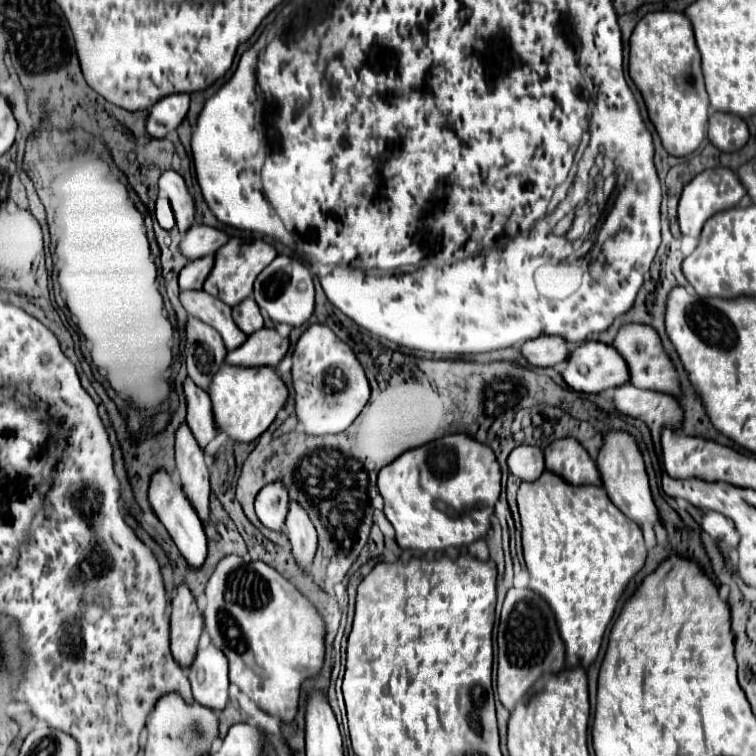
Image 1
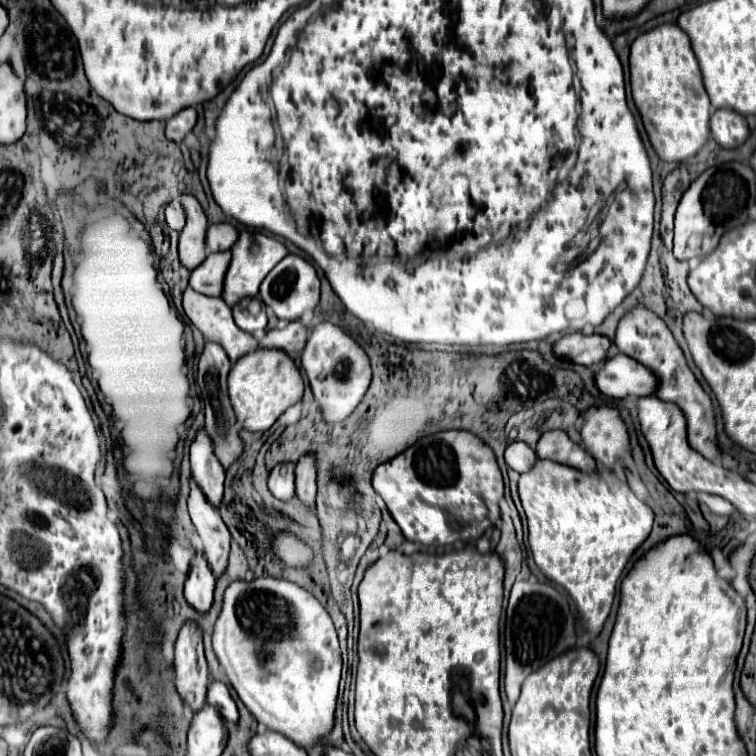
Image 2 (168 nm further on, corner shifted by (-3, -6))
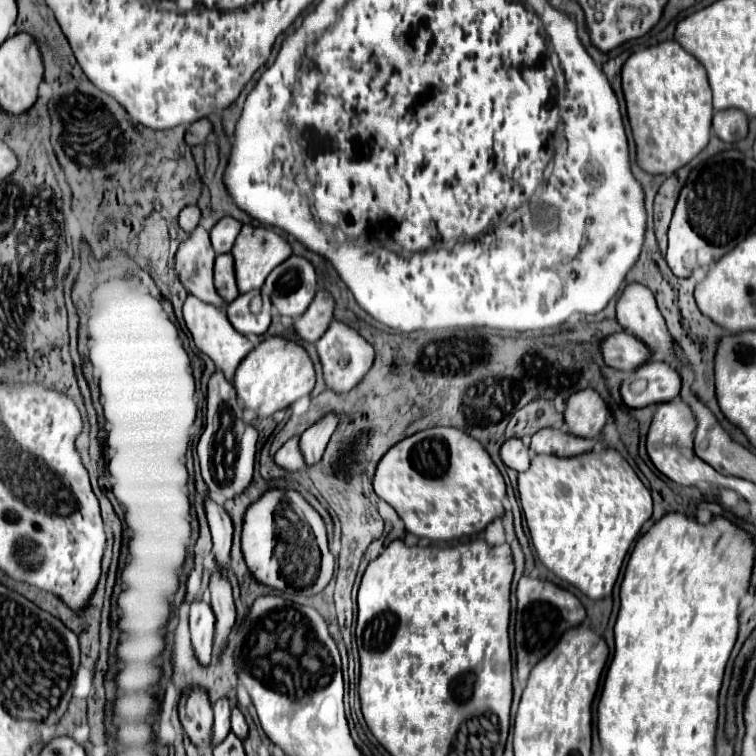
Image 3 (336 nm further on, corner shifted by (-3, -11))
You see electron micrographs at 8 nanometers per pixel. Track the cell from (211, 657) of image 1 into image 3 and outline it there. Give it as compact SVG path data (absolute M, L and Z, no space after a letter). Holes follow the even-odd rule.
M233 707L233 711L231 711L231 731L239 737L239 739L247 739L247 735L249 735L249 727L247 727L247 721L245 721L245 717L243 717L243 713L237 709L237 707Z

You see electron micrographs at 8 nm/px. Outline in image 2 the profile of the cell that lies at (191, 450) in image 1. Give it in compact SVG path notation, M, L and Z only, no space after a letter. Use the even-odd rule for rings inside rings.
M193 476L189 480L187 508L189 508L191 520L197 528L197 534L201 538L203 554L205 554L213 574L219 576L221 570L225 570L225 562L227 562L227 556L229 556L231 534L229 534L225 522L221 520L221 516L217 514L215 506L207 500L203 490L197 486Z

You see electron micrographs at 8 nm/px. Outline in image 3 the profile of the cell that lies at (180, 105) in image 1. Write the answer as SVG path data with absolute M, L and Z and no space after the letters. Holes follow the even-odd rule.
M199 119L193 125L189 125L187 135L185 135L185 141L189 145L203 145L207 141L207 137L209 137L211 131L213 131L211 121L209 119Z

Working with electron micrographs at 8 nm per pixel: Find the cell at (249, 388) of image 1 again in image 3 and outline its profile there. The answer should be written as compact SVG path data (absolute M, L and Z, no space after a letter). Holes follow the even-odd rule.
M279 335L263 339L237 367L235 389L237 397L247 409L253 409L259 417L271 417L279 409L287 409L293 401L309 395L315 387L315 369L305 347L295 339Z

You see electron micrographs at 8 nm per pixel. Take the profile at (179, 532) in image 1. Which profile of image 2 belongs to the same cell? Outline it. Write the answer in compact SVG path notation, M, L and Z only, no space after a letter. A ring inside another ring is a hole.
M197 550L191 562L191 572L185 580L185 598L195 610L207 612L213 602L213 588L215 588L215 576L209 570L203 552Z

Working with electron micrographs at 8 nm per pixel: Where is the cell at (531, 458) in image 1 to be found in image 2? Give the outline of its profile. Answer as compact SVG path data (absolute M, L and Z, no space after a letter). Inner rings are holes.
M513 442L505 450L505 462L515 472L523 474L523 472L527 472L527 470L531 470L535 466L537 454L535 454L533 448L529 448L529 444L525 444L525 442Z

